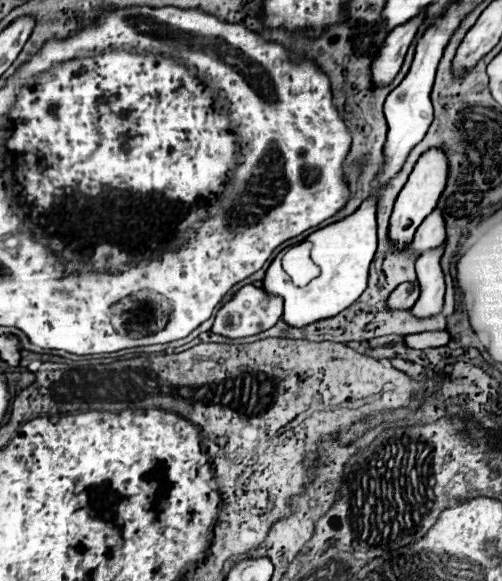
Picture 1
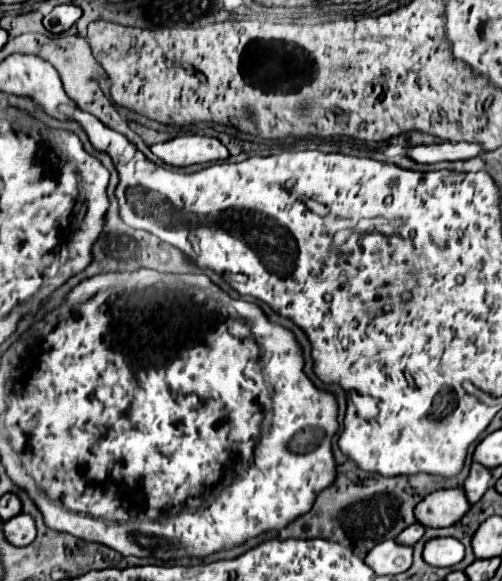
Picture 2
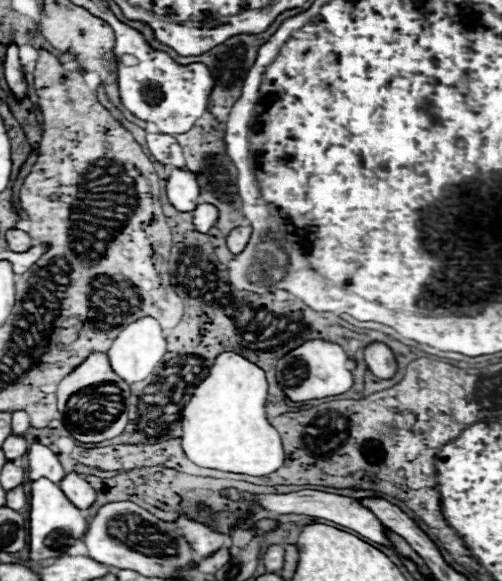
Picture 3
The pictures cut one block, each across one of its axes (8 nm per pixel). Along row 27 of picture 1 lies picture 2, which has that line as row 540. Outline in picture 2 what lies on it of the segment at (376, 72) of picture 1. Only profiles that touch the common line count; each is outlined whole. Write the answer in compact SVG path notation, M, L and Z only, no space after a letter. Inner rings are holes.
M418 522L416 524L412 524L412 526L408 526L398 538L396 538L396 542L400 542L400 544L408 544L408 546L414 546L422 536L424 536L424 526L420 526Z

